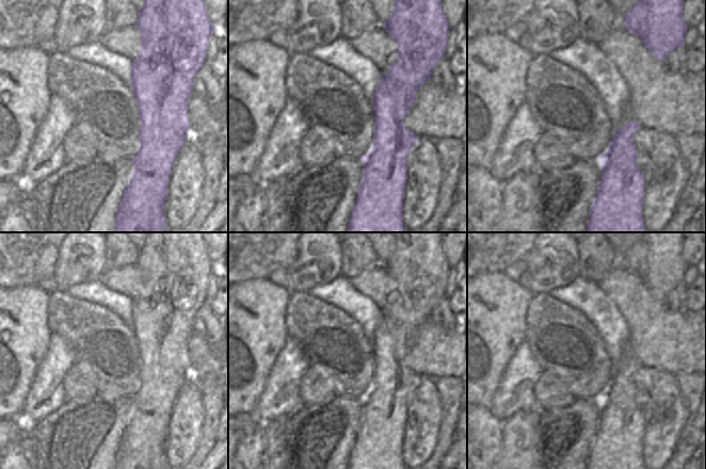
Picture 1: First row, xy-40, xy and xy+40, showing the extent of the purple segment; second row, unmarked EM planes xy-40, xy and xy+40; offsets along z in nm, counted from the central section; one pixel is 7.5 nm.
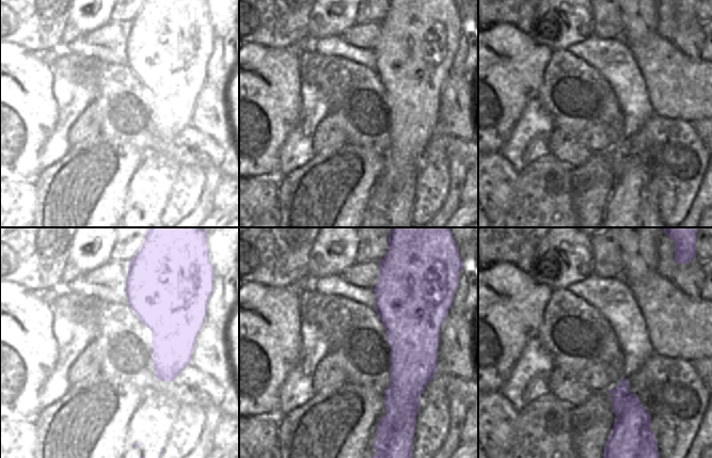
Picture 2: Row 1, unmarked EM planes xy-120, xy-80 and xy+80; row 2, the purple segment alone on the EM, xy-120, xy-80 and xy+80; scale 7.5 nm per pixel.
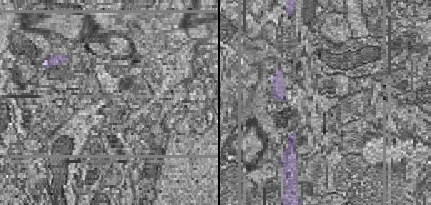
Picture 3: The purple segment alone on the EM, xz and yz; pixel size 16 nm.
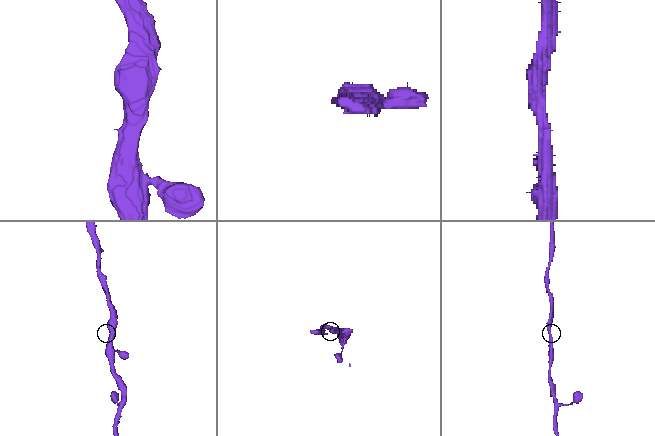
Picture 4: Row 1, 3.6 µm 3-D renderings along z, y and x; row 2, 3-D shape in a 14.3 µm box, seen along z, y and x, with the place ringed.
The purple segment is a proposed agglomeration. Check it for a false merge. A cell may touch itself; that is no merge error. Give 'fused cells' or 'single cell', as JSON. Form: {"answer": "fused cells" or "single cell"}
{"answer": "single cell"}

